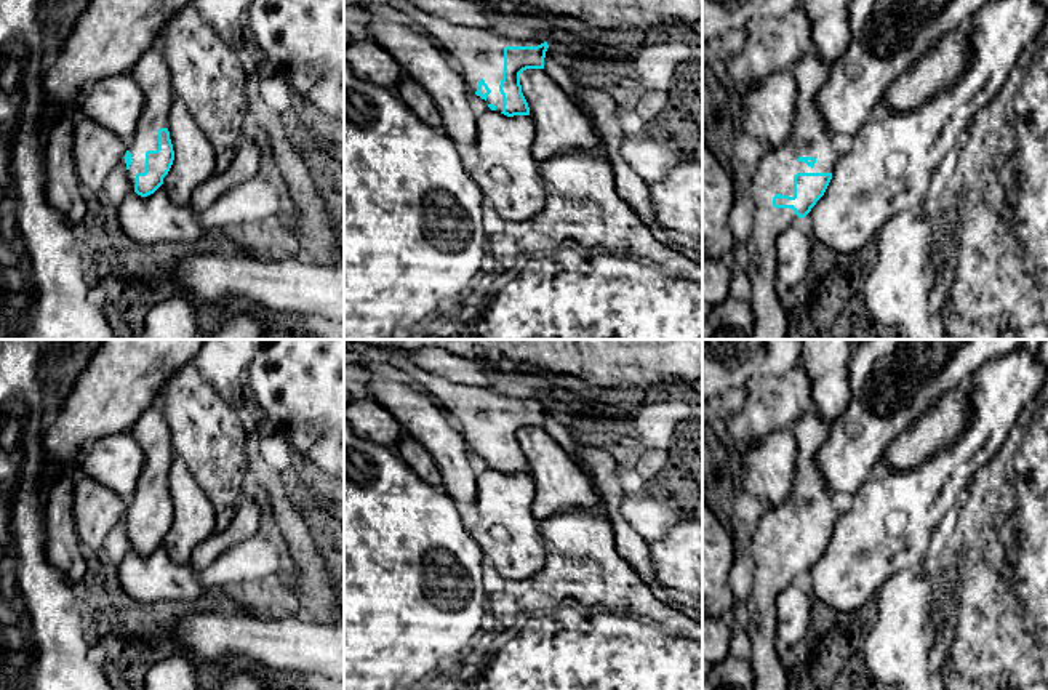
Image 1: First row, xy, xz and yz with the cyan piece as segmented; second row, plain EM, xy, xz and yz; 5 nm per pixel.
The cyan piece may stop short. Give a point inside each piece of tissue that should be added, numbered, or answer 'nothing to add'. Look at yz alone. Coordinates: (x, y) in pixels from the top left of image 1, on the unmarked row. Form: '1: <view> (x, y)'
1: yz (808, 495)

